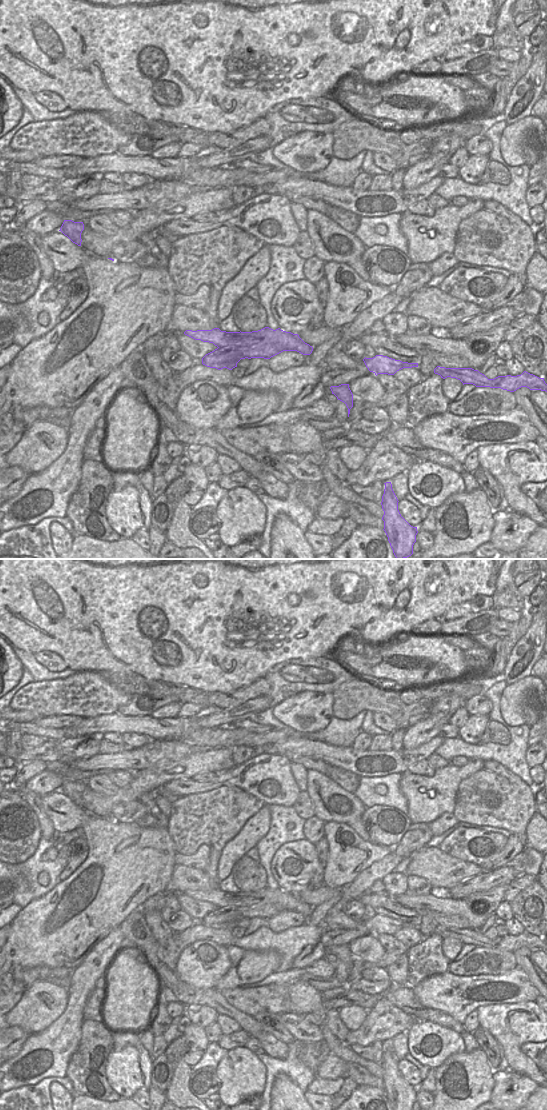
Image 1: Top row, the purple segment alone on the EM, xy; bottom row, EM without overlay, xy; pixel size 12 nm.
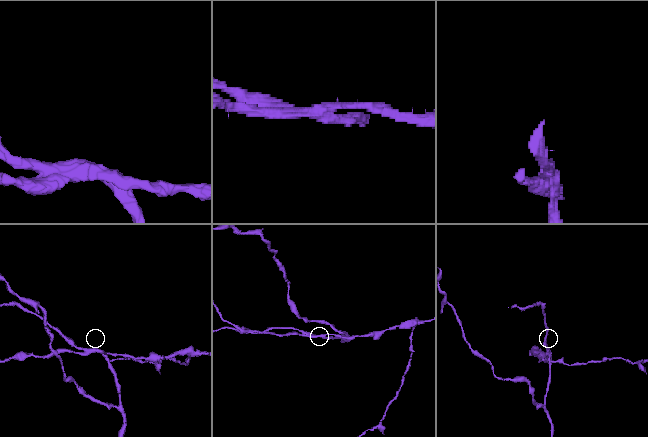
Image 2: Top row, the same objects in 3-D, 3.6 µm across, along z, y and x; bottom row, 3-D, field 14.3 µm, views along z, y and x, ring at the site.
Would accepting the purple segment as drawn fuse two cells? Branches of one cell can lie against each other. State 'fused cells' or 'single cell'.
fused cells

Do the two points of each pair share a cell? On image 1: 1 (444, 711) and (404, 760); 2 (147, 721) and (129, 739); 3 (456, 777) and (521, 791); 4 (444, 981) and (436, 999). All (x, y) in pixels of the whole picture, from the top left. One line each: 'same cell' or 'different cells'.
1: different cells
2: different cells
3: different cells
4: same cell

